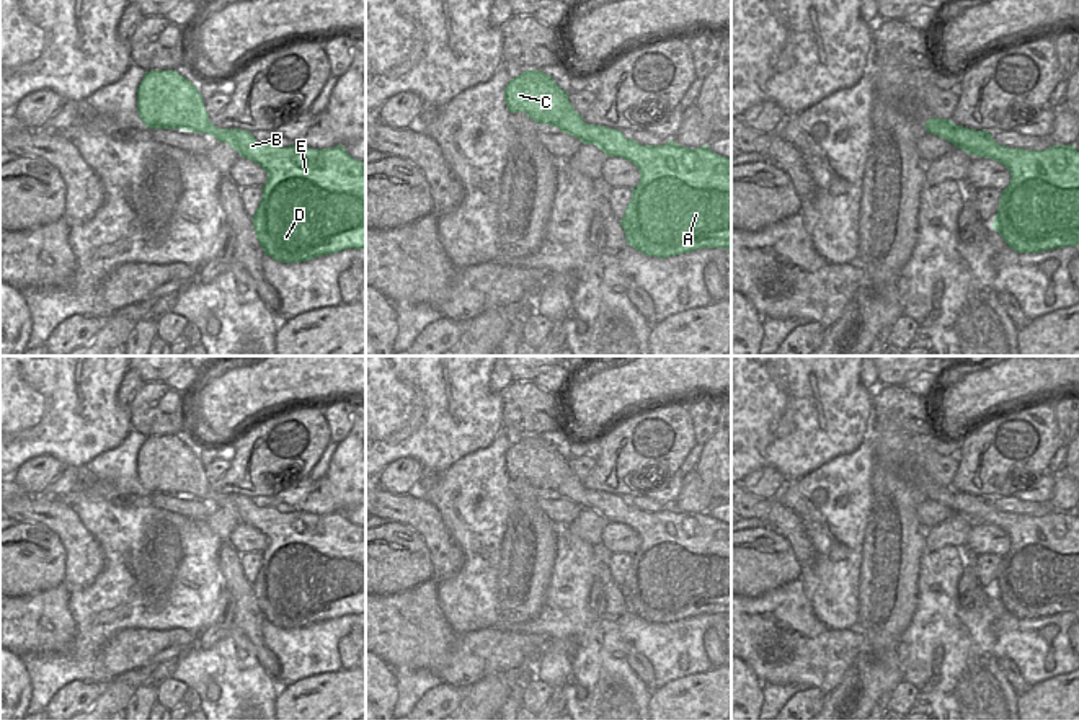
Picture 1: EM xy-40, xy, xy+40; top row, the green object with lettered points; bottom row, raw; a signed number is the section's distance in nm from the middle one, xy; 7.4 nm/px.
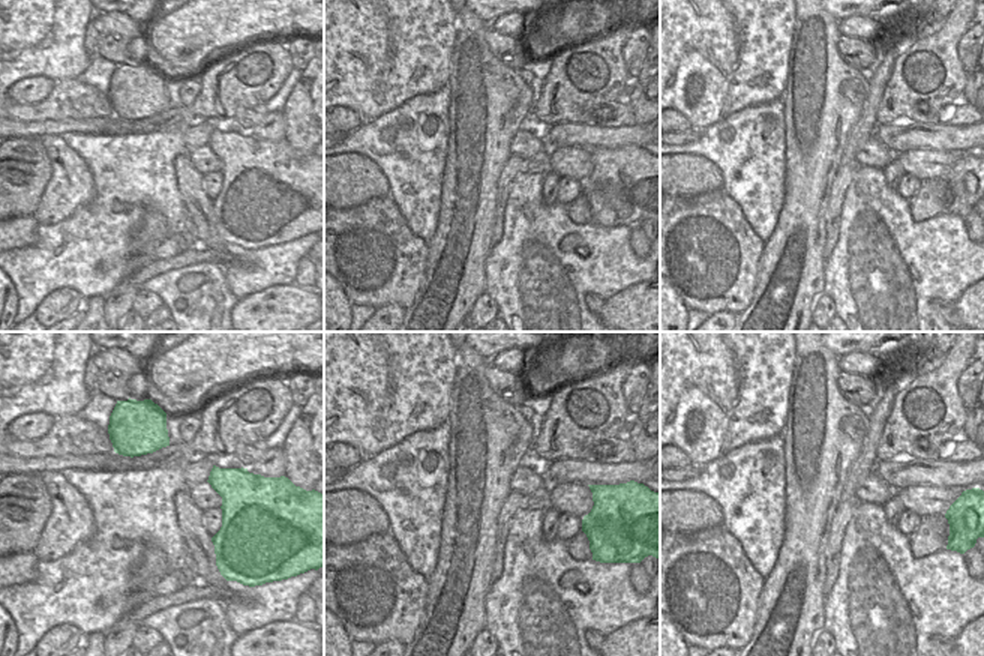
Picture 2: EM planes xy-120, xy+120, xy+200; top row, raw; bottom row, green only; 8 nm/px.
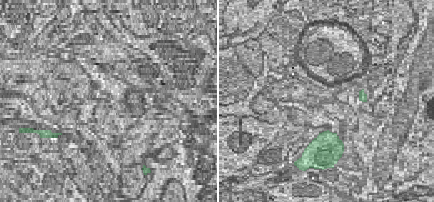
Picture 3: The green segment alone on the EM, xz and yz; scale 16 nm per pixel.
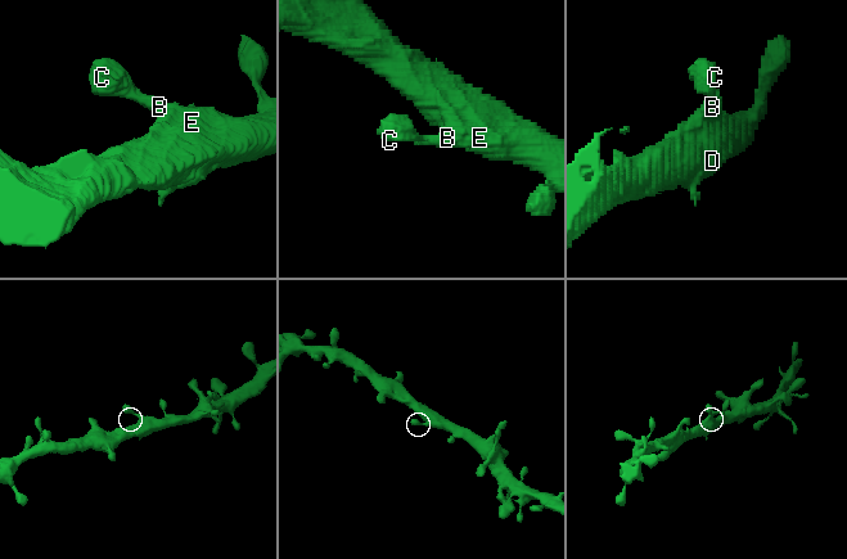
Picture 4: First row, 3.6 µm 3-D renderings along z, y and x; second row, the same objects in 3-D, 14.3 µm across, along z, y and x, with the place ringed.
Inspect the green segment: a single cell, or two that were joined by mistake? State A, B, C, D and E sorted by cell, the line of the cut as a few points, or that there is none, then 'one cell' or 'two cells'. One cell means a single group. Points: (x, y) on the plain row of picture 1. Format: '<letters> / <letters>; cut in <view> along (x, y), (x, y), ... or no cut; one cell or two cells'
A B C D E; no cut; one cell

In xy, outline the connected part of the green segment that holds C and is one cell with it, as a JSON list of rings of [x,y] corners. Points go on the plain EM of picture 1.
[[[526,436],[504,454],[509,478],[524,477],[539,490],[550,490],[583,509],[594,509],[607,522],[620,522],[640,536],[640,549],[632,555],[620,591],[627,611],[646,622],[661,625],[702,614],[731,616],[731,524],[708,511],[687,514],[674,506],[664,511],[642,511],[625,504],[622,496],[586,490],[568,465],[568,459],[540,436]]]

